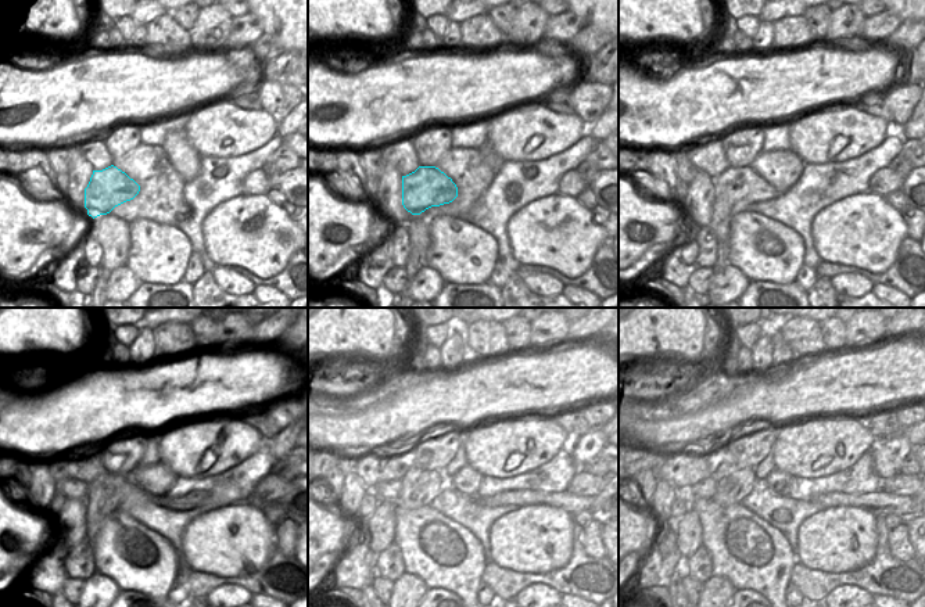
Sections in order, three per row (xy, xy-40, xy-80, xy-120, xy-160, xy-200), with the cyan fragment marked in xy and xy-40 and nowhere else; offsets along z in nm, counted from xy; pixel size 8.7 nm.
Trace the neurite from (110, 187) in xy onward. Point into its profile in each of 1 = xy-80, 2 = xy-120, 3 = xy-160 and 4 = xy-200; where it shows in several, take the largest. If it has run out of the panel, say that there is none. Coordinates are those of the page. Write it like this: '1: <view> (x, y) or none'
1: xy-80 (744, 183)
2: xy-120 (128, 492)
3: xy-160 (569, 502)
4: xy-200 (879, 503)

